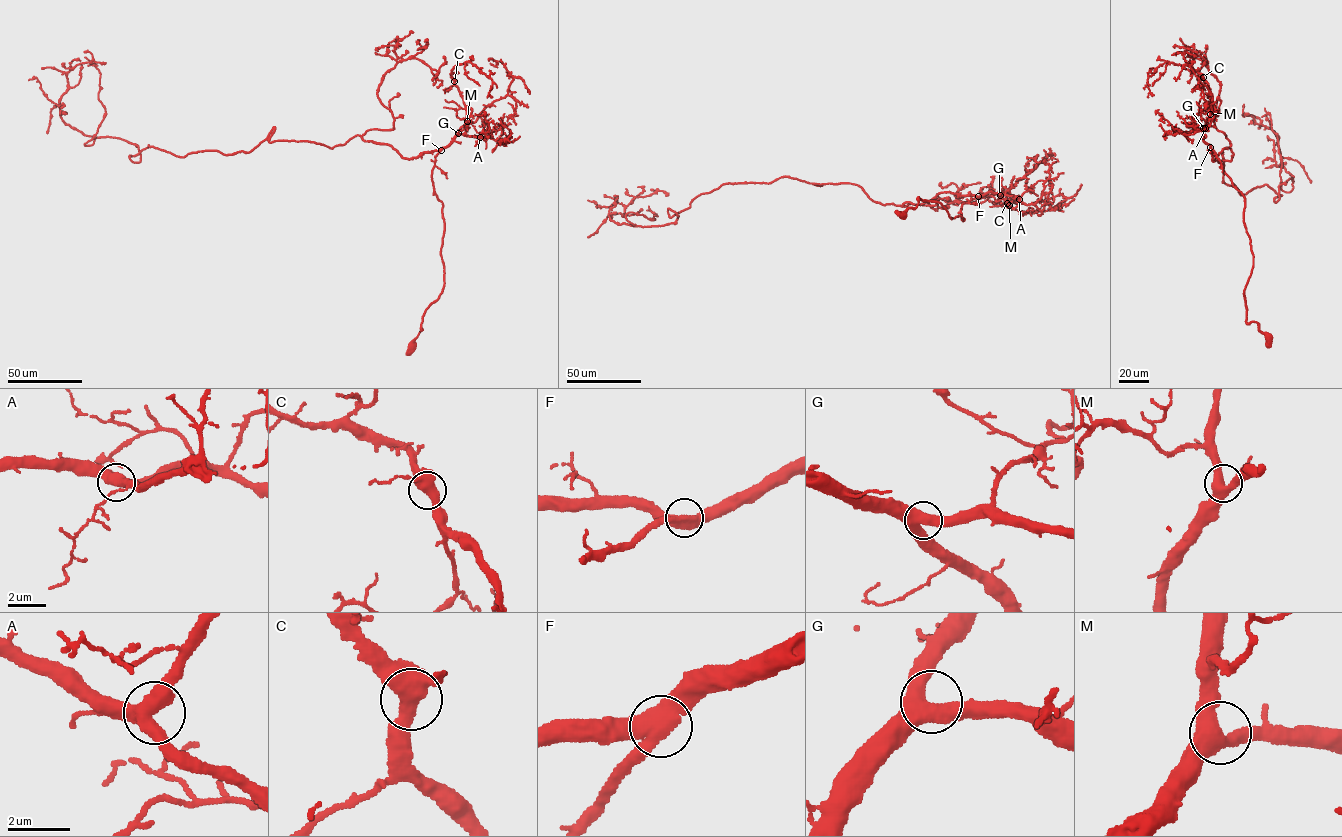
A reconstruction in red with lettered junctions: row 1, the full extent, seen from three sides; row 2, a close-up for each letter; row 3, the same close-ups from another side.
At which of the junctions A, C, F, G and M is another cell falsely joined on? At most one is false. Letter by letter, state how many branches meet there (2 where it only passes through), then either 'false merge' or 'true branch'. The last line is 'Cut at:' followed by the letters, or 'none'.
A: branches 3; true branch
C: branches 3; true branch
F: branches 3; true branch
G: branches 3; true branch
M: branches 3; true branch
Cut at: none

